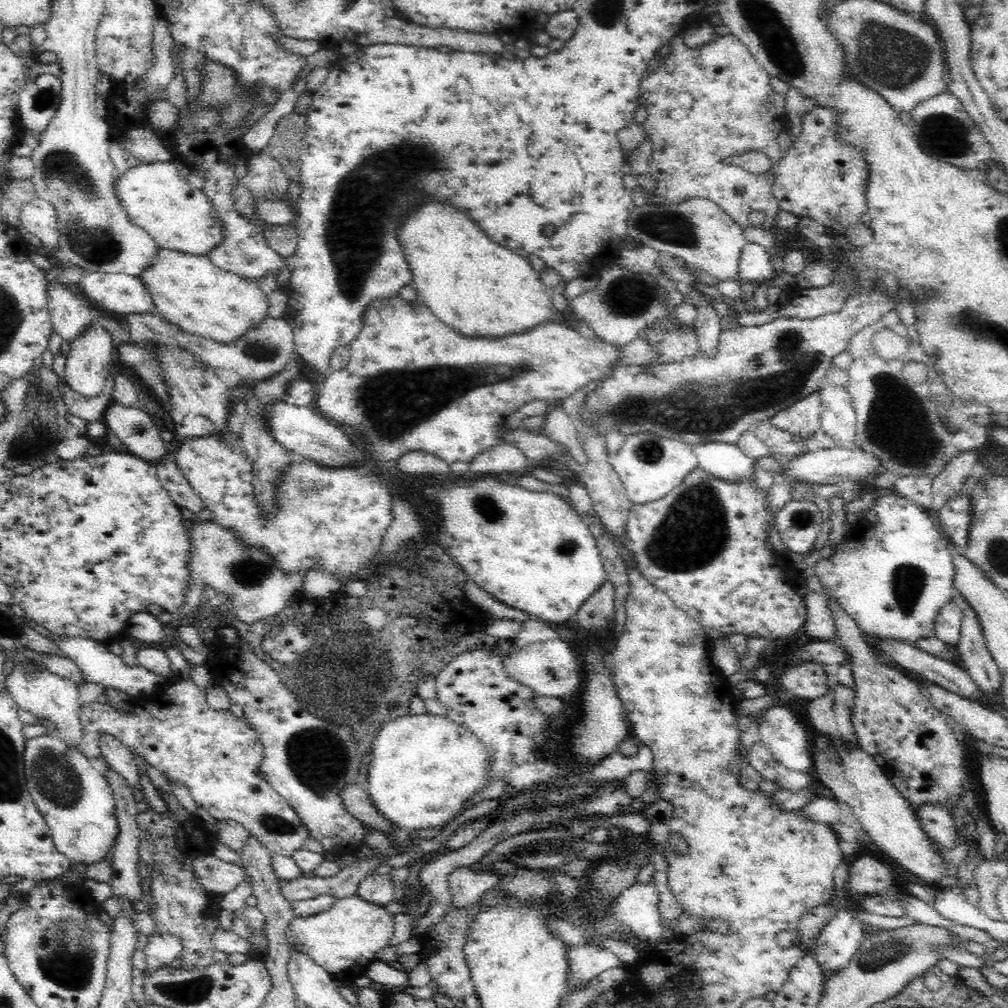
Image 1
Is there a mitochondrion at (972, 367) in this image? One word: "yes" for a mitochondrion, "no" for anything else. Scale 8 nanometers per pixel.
no

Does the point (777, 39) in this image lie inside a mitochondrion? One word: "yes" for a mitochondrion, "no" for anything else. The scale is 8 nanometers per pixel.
yes

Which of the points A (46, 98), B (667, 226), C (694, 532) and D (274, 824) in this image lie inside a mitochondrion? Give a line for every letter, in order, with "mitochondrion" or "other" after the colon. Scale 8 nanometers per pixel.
A: mitochondrion
B: mitochondrion
C: mitochondrion
D: mitochondrion

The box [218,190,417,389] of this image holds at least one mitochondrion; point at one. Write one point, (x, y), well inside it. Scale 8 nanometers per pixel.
(262, 351)

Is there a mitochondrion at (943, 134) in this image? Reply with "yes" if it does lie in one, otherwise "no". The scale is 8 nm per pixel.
yes

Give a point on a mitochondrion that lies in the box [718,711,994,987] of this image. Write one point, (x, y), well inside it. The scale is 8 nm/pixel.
(886, 949)

